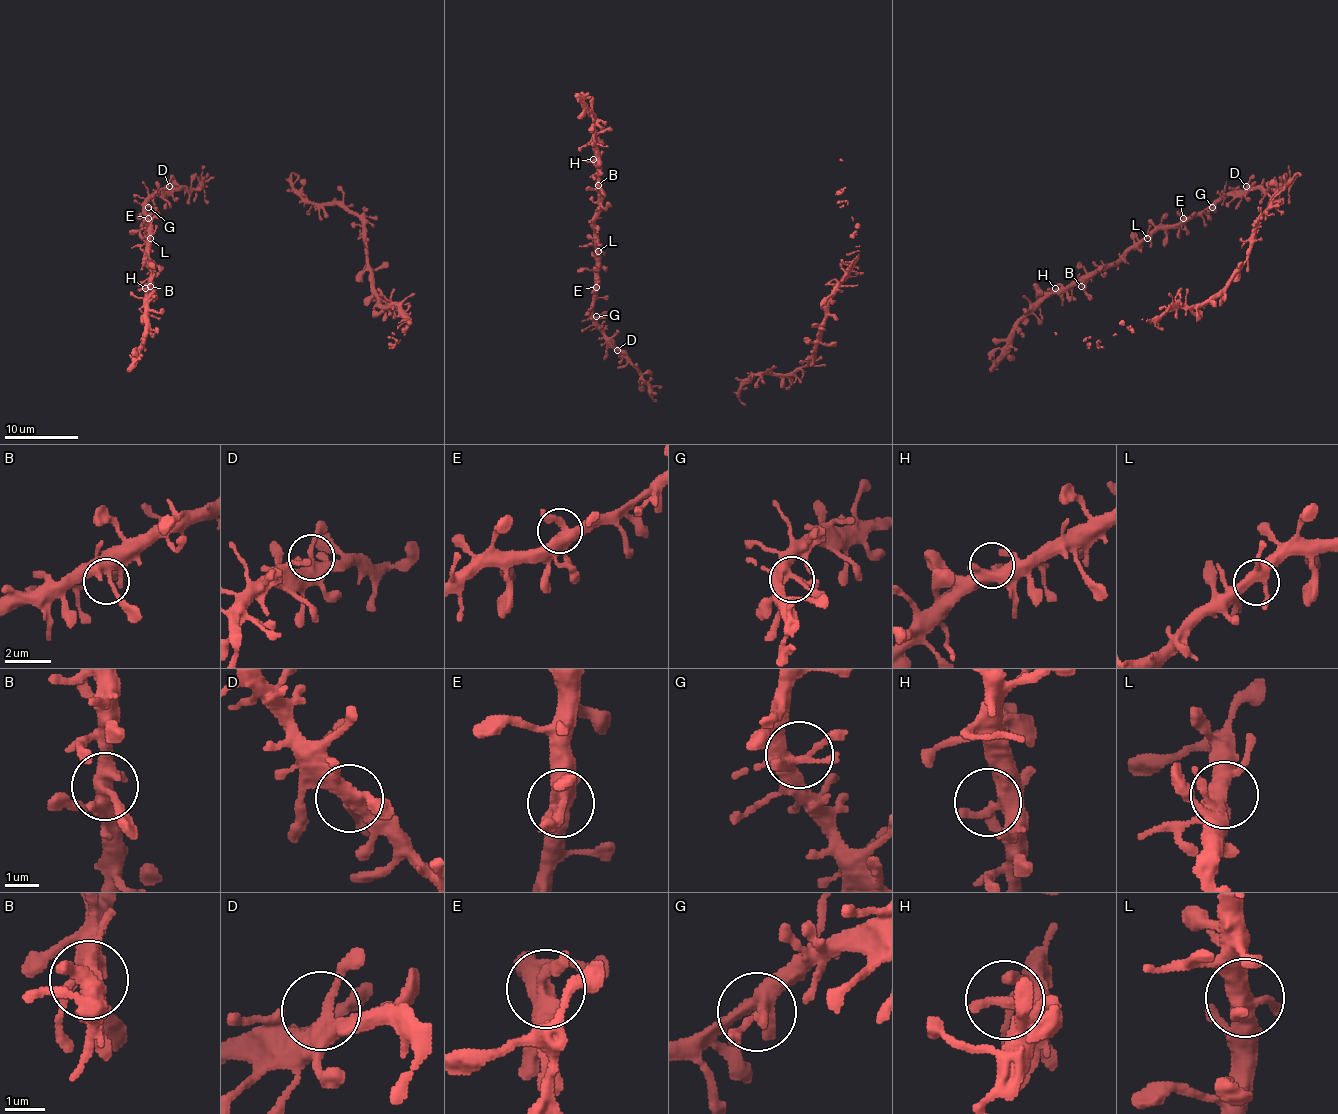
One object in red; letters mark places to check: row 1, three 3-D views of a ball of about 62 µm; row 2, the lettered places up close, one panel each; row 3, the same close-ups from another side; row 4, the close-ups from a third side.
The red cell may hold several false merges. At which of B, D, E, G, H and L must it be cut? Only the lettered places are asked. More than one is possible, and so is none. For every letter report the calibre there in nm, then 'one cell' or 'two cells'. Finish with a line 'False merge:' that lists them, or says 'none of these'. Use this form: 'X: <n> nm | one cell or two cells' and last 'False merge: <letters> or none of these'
B: 320 nm | one cell
D: 300 nm | one cell
E: 400 nm | one cell
G: 320 nm | one cell
H: 400 nm | one cell
L: 400 nm | one cell
False merge: none of these

